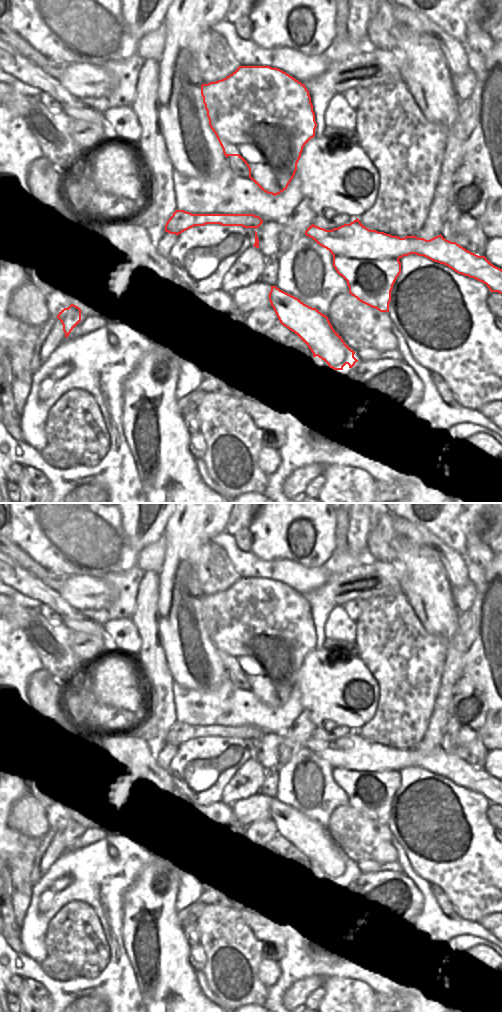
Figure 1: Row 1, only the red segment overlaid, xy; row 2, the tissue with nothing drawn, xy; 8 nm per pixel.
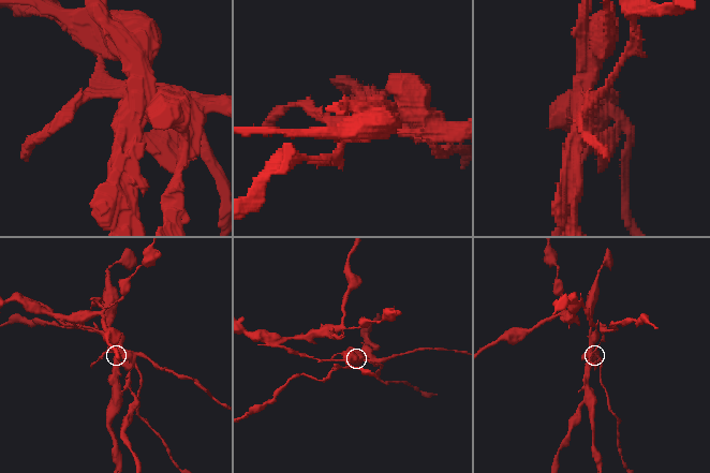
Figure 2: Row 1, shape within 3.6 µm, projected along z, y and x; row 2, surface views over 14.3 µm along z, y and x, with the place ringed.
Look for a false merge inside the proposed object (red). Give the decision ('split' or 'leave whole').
split

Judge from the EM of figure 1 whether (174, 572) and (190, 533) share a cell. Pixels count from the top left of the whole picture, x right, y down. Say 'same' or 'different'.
same

